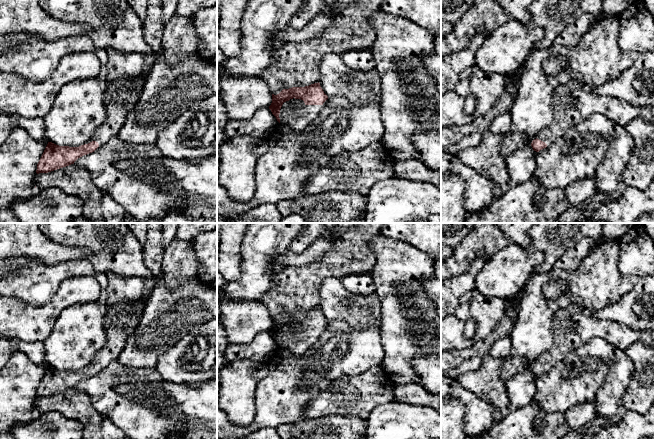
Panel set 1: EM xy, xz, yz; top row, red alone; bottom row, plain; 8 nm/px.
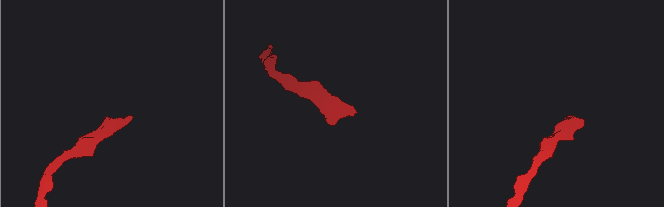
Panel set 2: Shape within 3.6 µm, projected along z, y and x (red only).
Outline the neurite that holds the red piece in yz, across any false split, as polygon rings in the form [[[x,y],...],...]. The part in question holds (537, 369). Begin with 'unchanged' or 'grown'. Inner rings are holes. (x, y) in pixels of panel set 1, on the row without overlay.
grown; [[[578,303],[559,307],[553,319],[554,344],[532,365],[534,375],[547,371],[590,339],[600,337],[616,348],[626,350],[634,343],[654,347],[654,330],[636,331],[624,324],[595,317],[597,309],[588,309]]]

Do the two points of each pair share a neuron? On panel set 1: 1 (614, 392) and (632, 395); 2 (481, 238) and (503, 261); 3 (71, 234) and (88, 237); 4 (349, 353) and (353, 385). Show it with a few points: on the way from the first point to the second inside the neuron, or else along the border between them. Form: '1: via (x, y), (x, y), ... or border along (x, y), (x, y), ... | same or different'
1: border along (633, 372), (620, 404) | different
2: border along (512, 243), (499, 248), (487, 260) | different
3: via (75, 234), (84, 234) | same
4: border along (374, 366), (357, 374), (344, 375), (330, 383) | different

